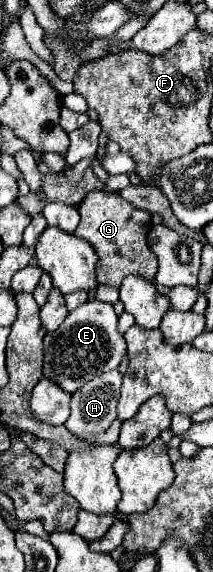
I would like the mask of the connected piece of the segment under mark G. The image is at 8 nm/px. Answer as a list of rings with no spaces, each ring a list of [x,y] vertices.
[[[90,191],[80,203],[78,211],[82,219],[74,235],[88,241],[98,255],[96,263],[98,285],[108,285],[118,289],[120,281],[128,277],[128,273],[138,273],[146,281],[154,281],[158,261],[146,243],[146,233],[152,227],[150,213],[132,207],[118,193],[108,193],[108,191]]]

